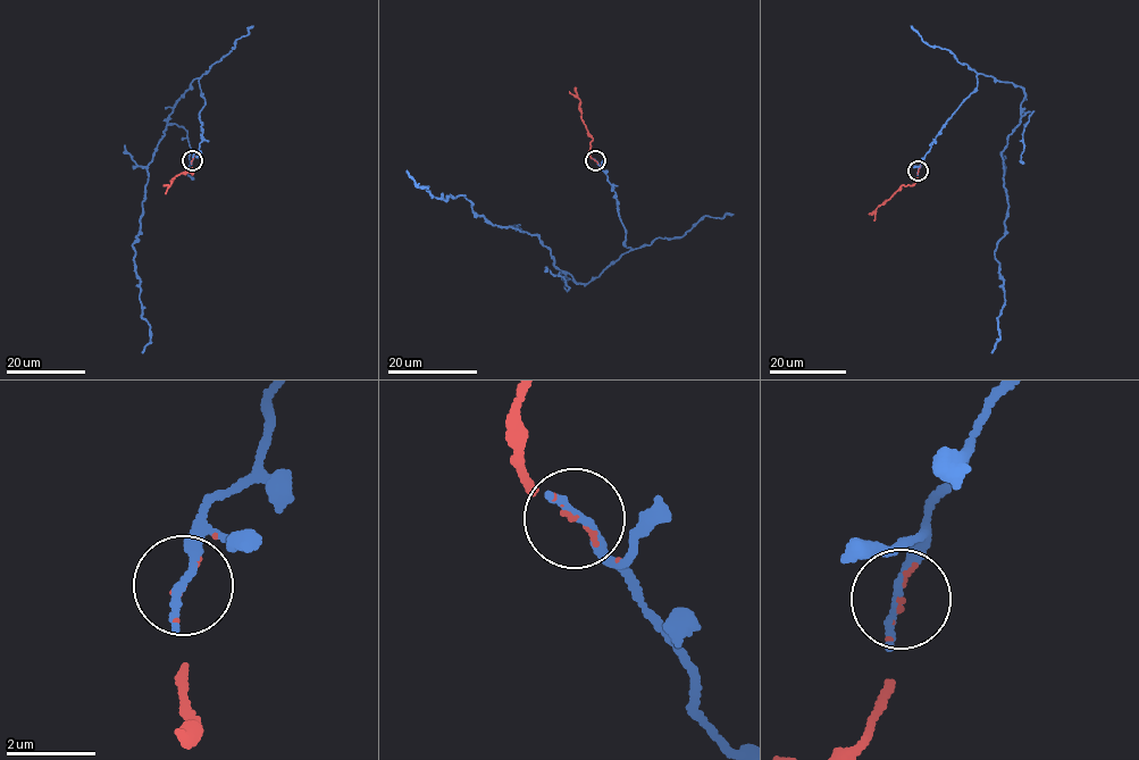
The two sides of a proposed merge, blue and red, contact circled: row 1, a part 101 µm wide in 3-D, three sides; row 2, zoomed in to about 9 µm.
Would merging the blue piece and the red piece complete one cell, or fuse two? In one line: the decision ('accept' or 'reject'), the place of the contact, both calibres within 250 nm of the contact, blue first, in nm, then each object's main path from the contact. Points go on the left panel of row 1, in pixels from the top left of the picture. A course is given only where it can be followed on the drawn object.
accept | (192, 160) | 240/90 nm | blue via (191, 160), (206, 102), (194, 78), (168, 115), (147, 169), (133, 244), (142, 315), (150, 326), (142, 353) | red via (191, 160), (192, 173), (186, 170), (175, 176), (165, 193)

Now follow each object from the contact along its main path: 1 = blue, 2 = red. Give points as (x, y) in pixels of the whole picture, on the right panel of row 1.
1: (918, 170), (977, 75), (1023, 89), (1020, 123), (1002, 153), (1007, 216), (995, 258), (1005, 303), (991, 353)
2: (918, 170), (914, 184), (899, 186), (877, 208), (873, 220)

